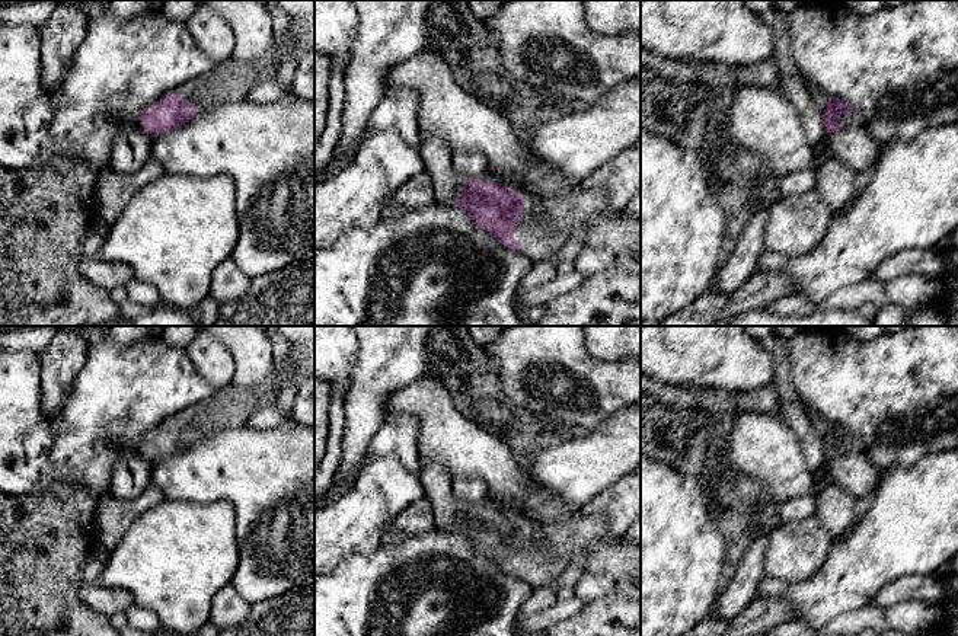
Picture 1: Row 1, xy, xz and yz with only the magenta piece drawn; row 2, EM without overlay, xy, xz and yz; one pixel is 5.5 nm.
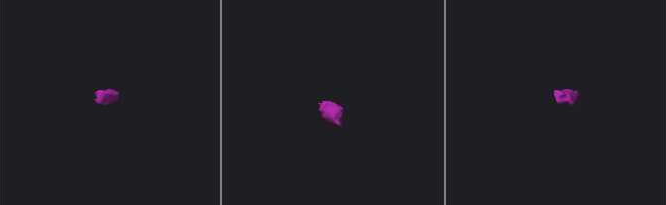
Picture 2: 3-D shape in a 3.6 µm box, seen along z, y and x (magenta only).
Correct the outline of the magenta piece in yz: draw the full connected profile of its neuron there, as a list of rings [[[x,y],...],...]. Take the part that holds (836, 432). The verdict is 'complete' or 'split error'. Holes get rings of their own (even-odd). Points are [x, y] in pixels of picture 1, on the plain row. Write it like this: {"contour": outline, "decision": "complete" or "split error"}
{"contour": [[[808,408],[807,413],[809,422],[812,424],[823,441],[823,448],[828,460],[850,453],[865,451],[860,438],[855,437],[847,428],[836,422],[828,422],[815,409]]], "decision": "split error"}

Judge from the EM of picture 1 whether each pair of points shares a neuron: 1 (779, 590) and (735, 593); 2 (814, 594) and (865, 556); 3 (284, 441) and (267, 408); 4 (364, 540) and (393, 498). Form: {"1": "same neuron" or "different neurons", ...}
{"1": "different neurons", "2": "same neuron", "3": "different neurons", "4": "same neuron"}

